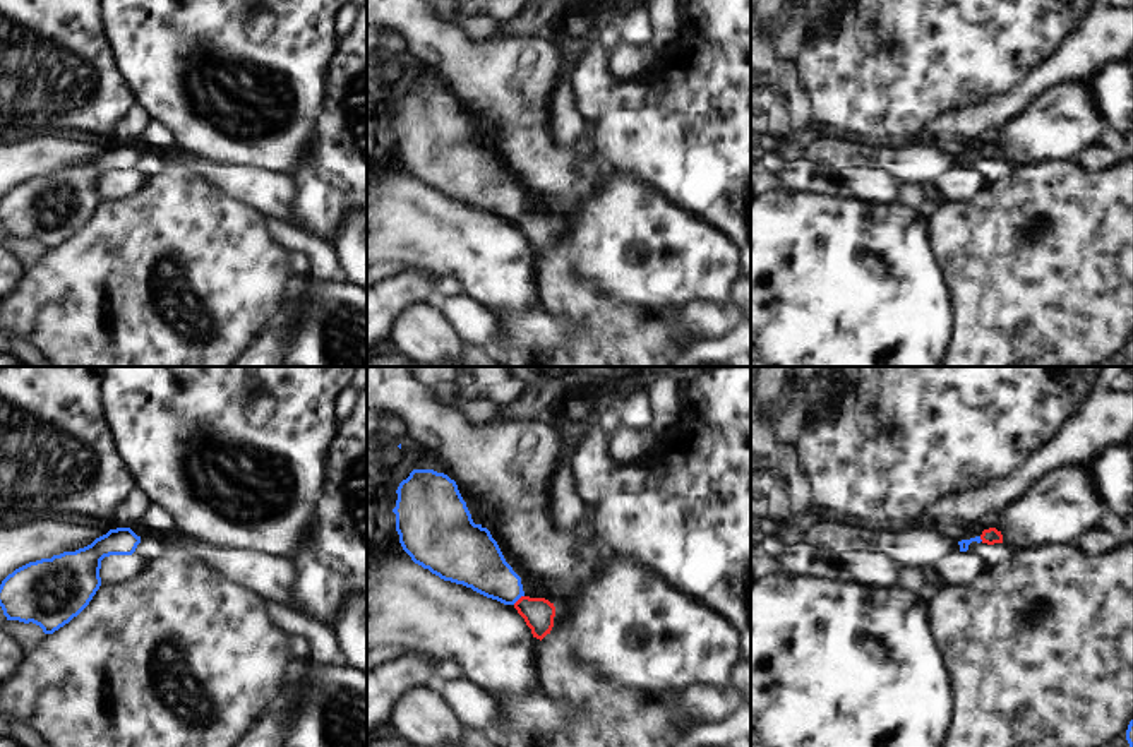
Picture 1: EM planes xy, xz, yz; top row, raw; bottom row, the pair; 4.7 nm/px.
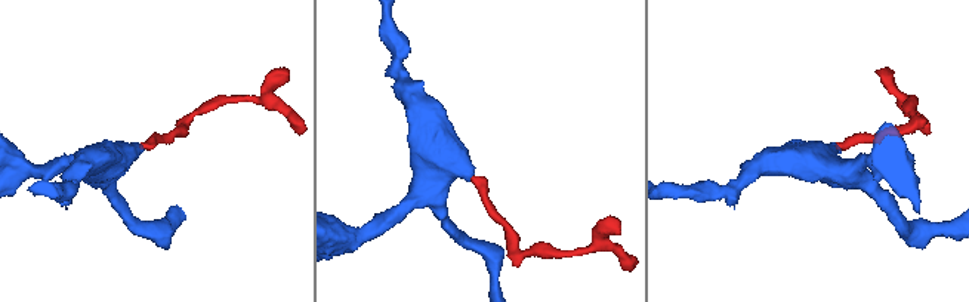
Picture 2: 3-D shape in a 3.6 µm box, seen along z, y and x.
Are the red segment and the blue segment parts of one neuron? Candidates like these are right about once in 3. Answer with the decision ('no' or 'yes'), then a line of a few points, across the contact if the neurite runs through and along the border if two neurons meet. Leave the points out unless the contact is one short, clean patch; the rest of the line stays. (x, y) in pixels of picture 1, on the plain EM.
yes; line xz (539, 230), (520, 215), (479, 180)

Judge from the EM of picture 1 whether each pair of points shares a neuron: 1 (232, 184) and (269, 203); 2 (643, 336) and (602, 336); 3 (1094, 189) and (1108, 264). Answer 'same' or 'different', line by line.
1: same
2: same
3: same

